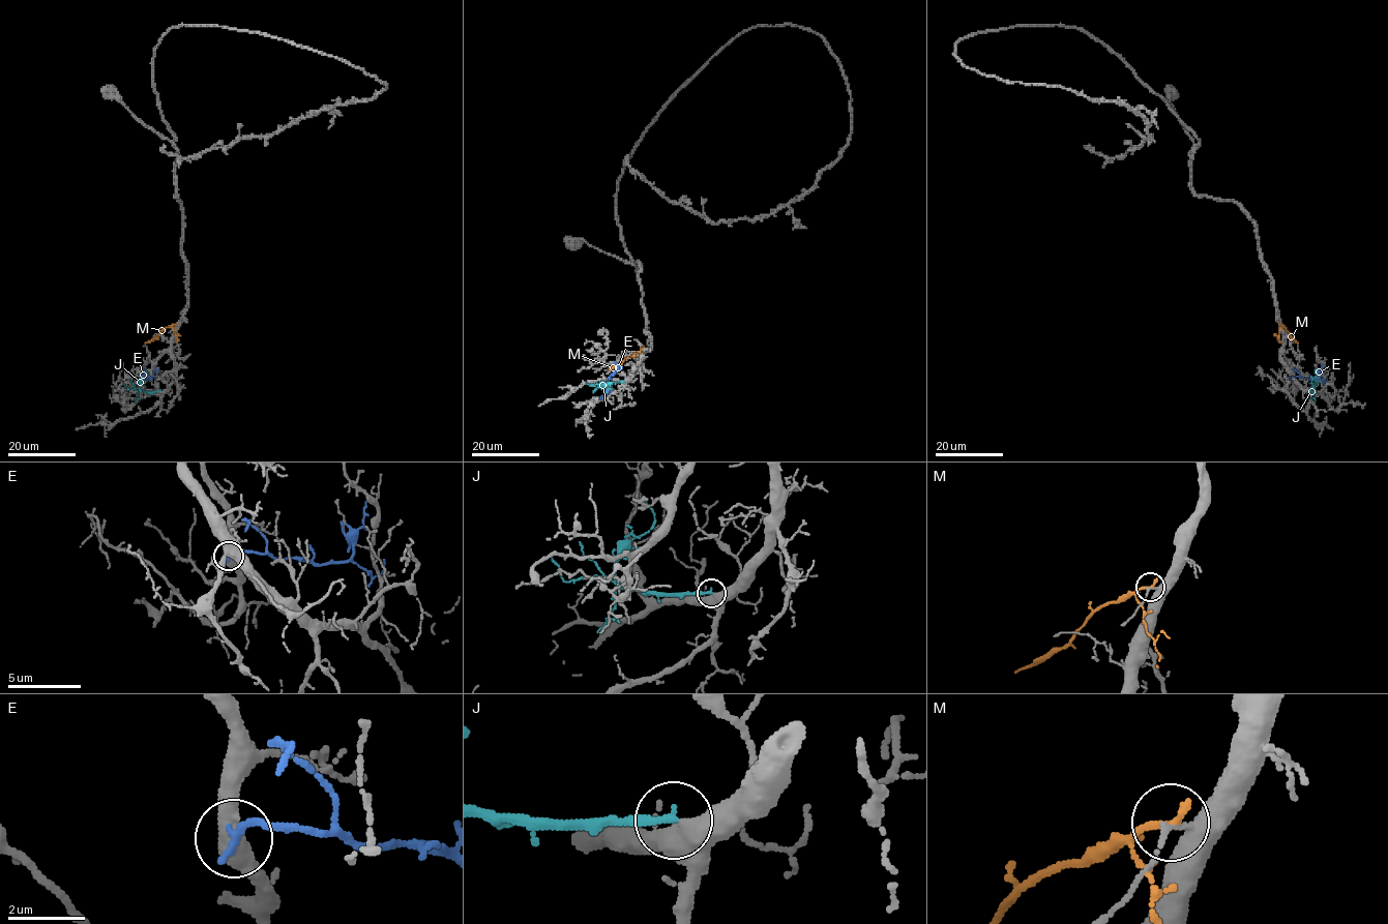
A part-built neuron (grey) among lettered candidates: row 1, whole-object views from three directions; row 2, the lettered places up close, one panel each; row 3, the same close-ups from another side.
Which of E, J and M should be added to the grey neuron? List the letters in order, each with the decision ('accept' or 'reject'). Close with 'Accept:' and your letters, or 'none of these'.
E: reject
J: accept
M: reject
Accept: J

